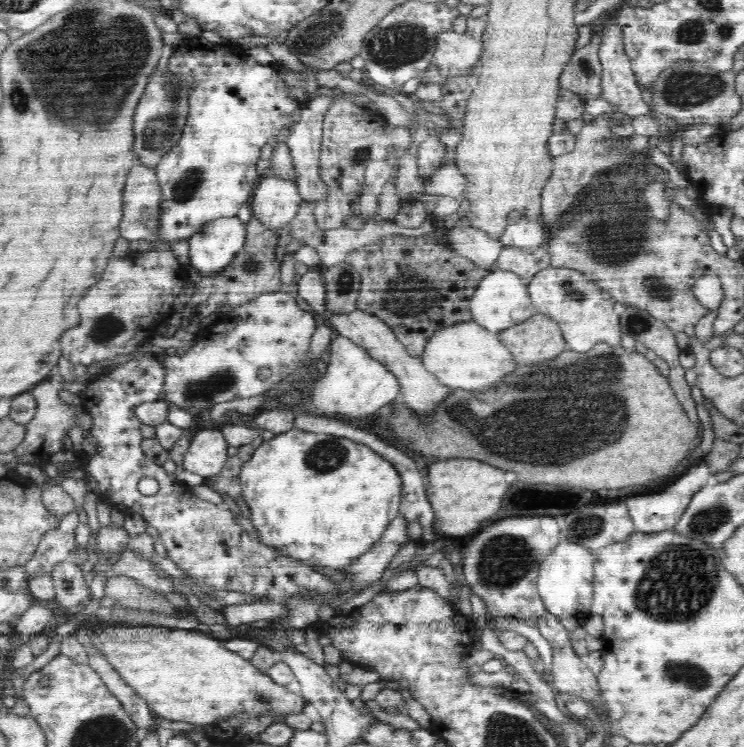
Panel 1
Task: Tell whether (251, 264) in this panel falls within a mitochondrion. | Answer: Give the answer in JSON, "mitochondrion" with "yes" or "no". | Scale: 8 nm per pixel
{"mitochondrion":"yes"}

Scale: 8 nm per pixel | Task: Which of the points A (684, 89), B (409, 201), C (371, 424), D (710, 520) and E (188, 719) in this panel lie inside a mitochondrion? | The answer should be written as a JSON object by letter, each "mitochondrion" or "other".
{"A":"mitochondrion","B":"other","C":"other","D":"mitochondrion","E":"other"}

